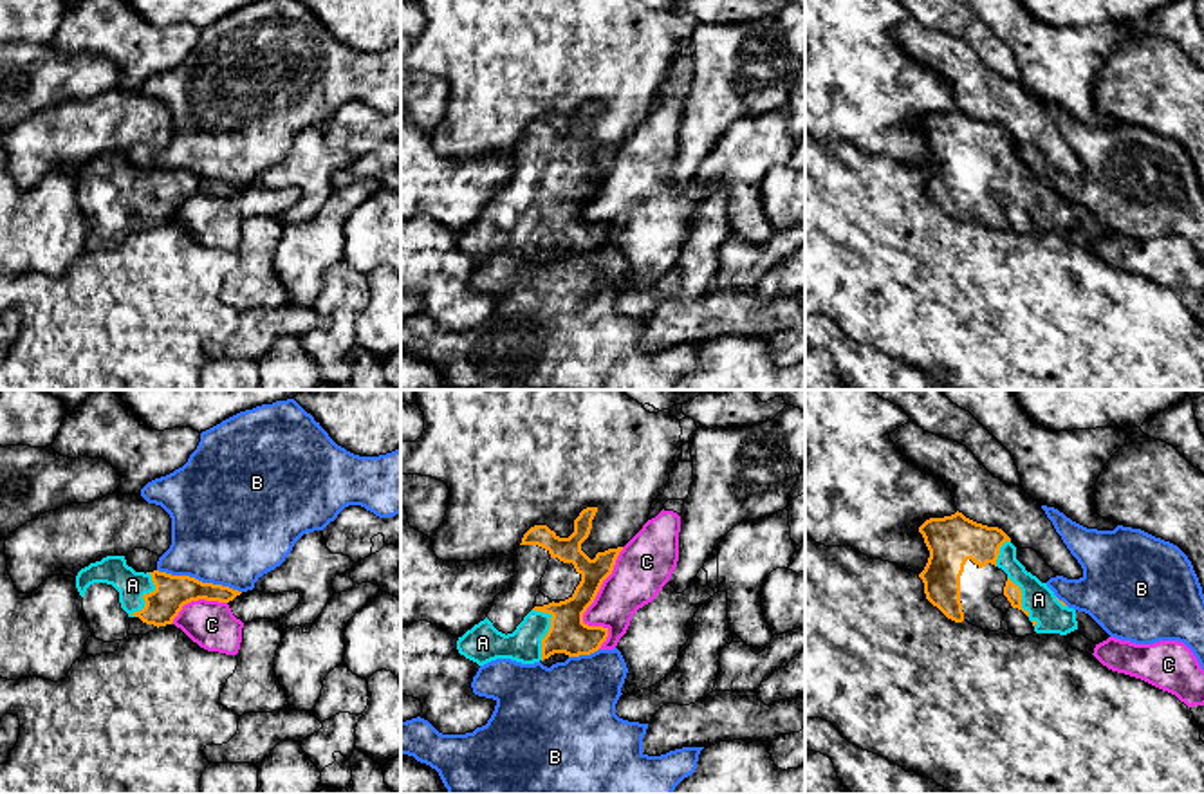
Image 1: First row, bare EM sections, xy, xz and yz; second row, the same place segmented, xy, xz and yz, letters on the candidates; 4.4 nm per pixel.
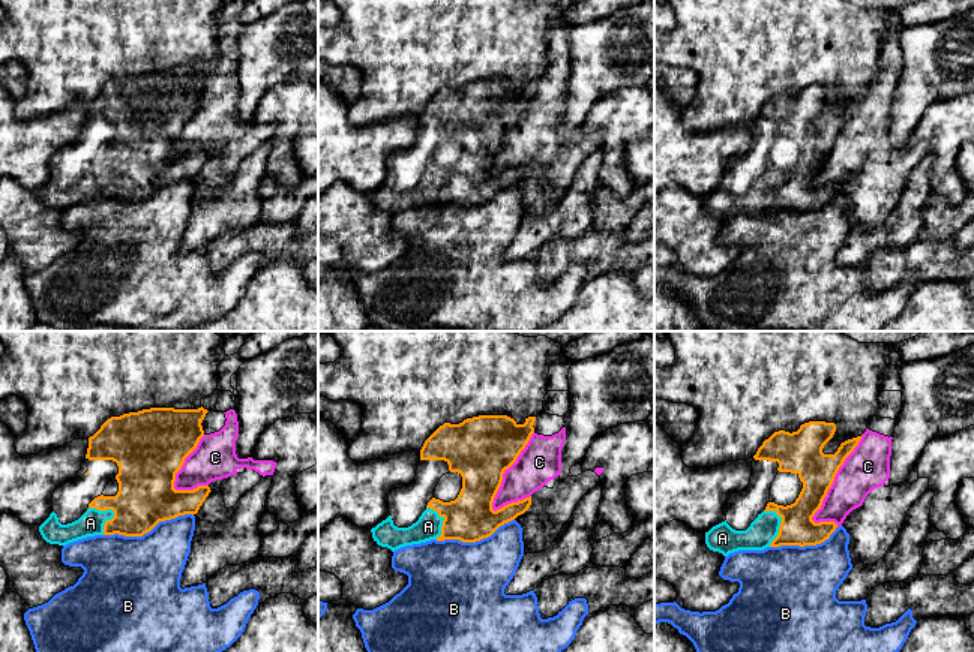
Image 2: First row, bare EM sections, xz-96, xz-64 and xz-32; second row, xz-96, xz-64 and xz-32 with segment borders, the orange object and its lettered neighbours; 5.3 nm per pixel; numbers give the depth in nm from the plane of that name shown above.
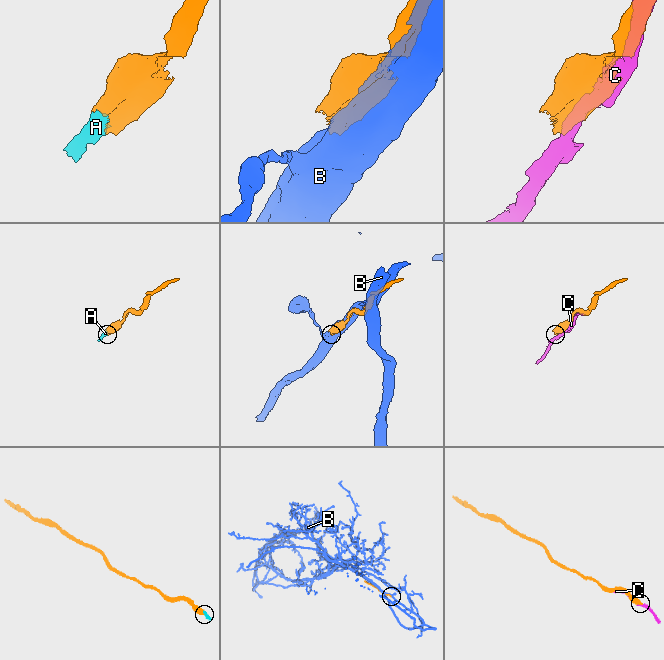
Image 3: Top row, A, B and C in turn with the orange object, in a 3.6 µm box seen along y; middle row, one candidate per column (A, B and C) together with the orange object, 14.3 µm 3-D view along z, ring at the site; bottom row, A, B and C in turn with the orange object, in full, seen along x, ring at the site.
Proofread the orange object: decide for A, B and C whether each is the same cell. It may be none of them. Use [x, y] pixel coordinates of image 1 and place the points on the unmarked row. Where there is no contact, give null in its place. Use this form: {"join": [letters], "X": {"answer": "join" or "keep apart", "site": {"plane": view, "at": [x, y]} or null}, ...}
{"join": ["A"], "A": {"answer": "join", "site": {"plane": "xz", "at": [549, 224]}}, "B": {"answer": "keep apart", "site": {"plane": "xy", "at": [197, 175]}}, "C": {"answer": "keep apart", "site": {"plane": "xz", "at": [591, 199]}}}

